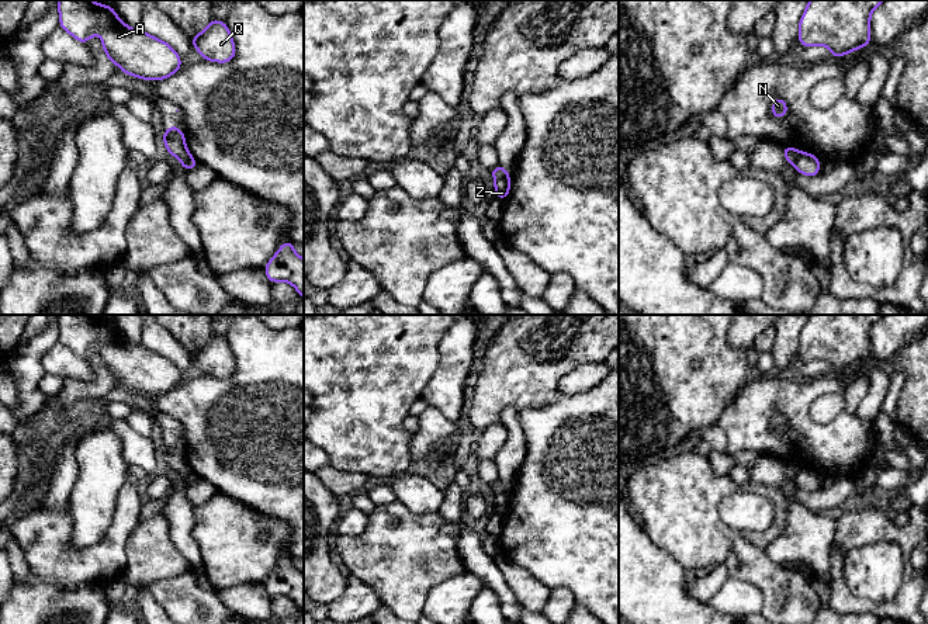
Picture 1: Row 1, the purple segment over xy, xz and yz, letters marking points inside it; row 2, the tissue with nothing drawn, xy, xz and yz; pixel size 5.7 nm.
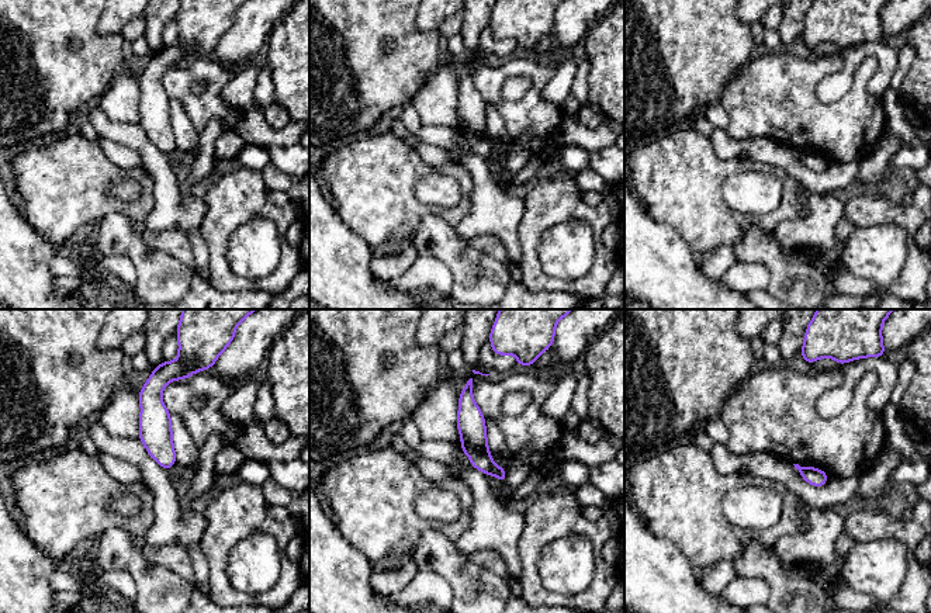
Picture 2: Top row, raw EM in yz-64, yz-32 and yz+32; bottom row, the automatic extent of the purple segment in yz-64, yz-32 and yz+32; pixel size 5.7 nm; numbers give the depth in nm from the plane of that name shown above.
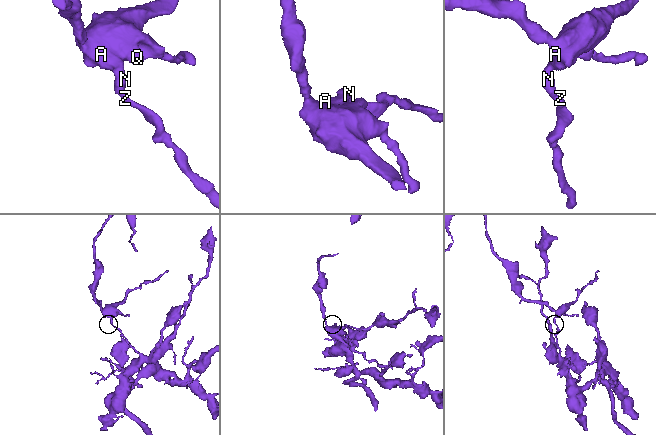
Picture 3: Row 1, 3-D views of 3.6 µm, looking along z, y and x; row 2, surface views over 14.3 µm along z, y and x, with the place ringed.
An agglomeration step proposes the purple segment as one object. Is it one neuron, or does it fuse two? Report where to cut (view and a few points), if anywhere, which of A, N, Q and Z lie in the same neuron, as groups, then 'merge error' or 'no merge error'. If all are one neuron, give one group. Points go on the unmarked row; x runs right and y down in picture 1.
xz (508, 489), (495, 495) | A N Q / Z | merge error

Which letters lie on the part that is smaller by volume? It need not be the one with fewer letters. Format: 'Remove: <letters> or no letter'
Remove: A, N, Q

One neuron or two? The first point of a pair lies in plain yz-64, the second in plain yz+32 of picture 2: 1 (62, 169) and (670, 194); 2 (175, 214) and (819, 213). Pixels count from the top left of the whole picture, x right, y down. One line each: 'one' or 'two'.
1: one
2: one

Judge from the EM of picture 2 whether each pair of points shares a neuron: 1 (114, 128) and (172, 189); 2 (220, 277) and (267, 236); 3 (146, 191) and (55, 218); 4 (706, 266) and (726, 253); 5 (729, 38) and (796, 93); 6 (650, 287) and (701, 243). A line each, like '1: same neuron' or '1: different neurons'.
1: same neuron
2: different neurons
3: same neuron
4: same neuron
5: different neurons
6: different neurons

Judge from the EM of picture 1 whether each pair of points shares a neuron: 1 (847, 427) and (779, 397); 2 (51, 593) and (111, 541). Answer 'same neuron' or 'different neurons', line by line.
1: same neuron
2: different neurons

